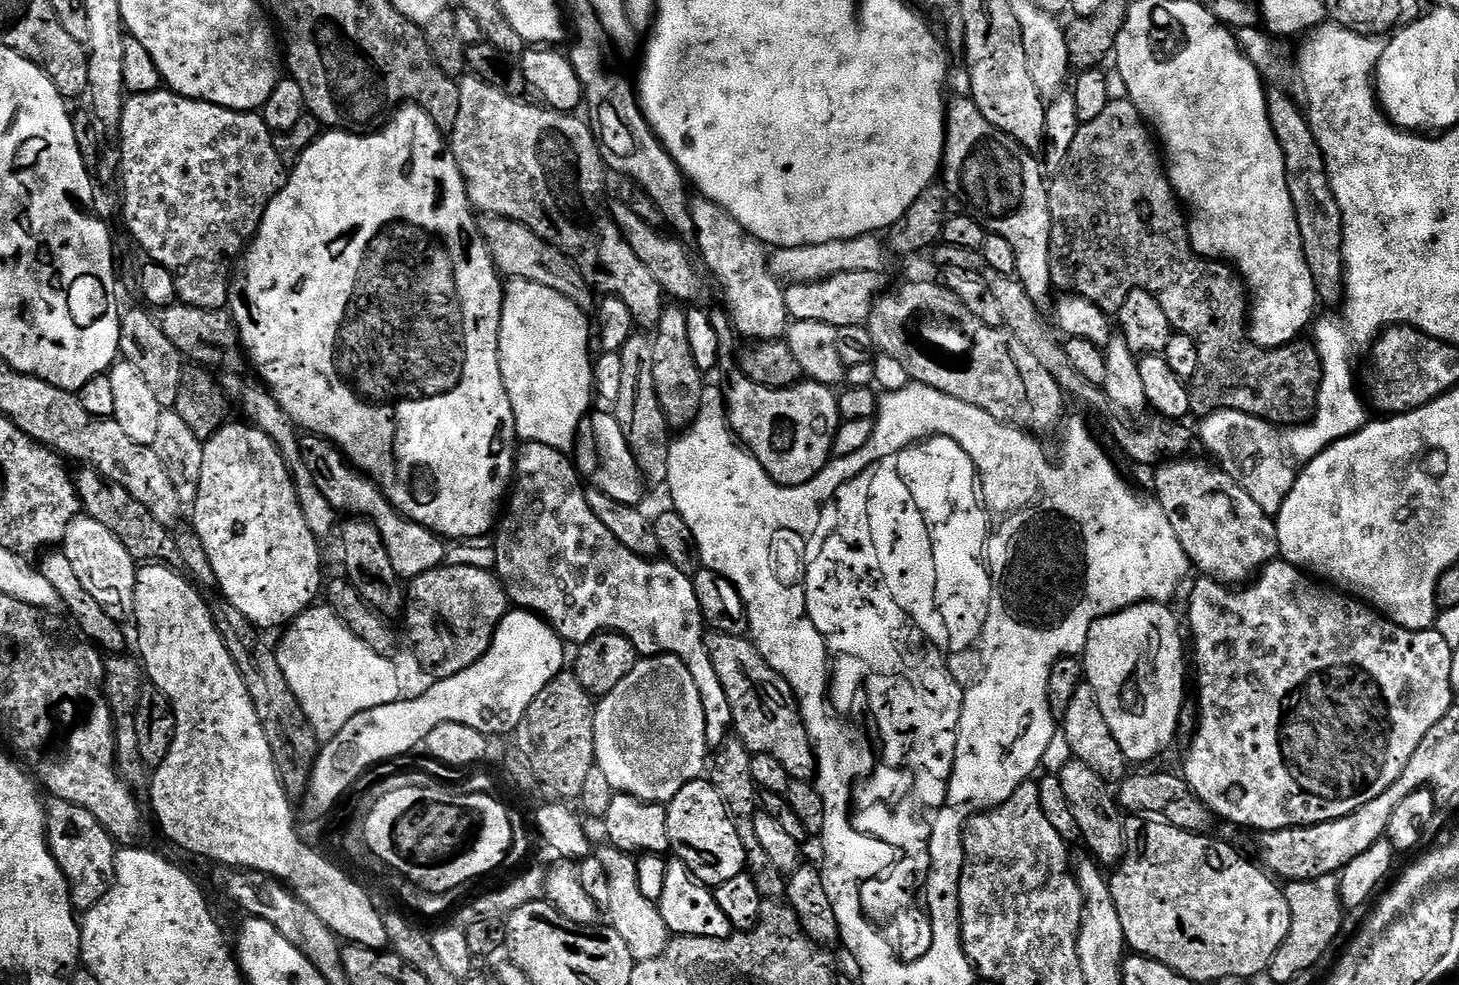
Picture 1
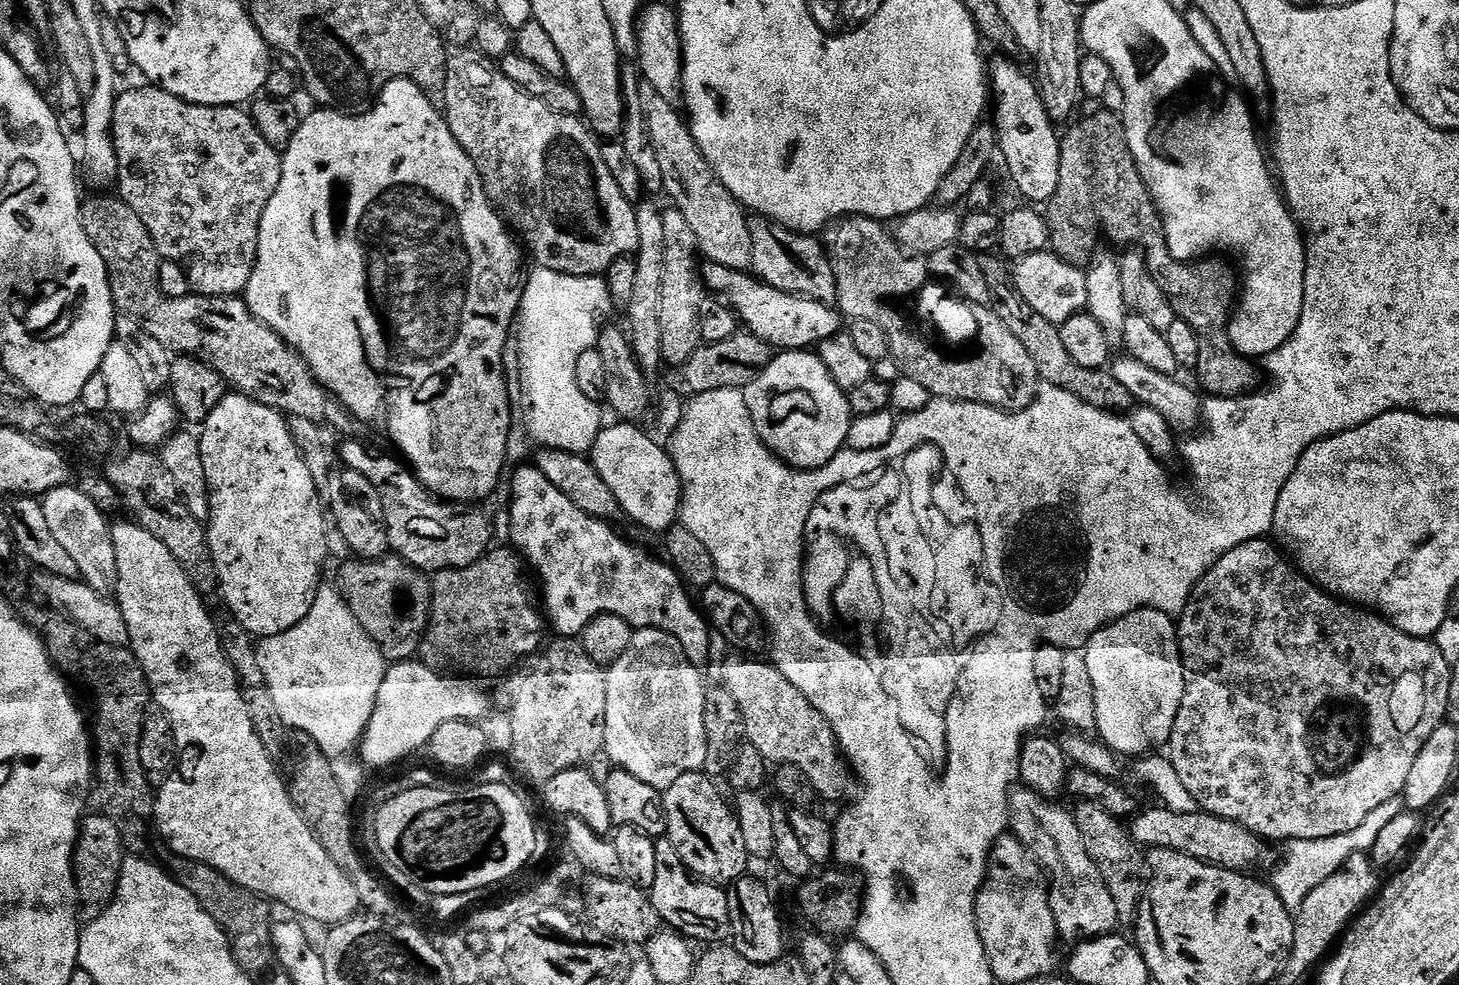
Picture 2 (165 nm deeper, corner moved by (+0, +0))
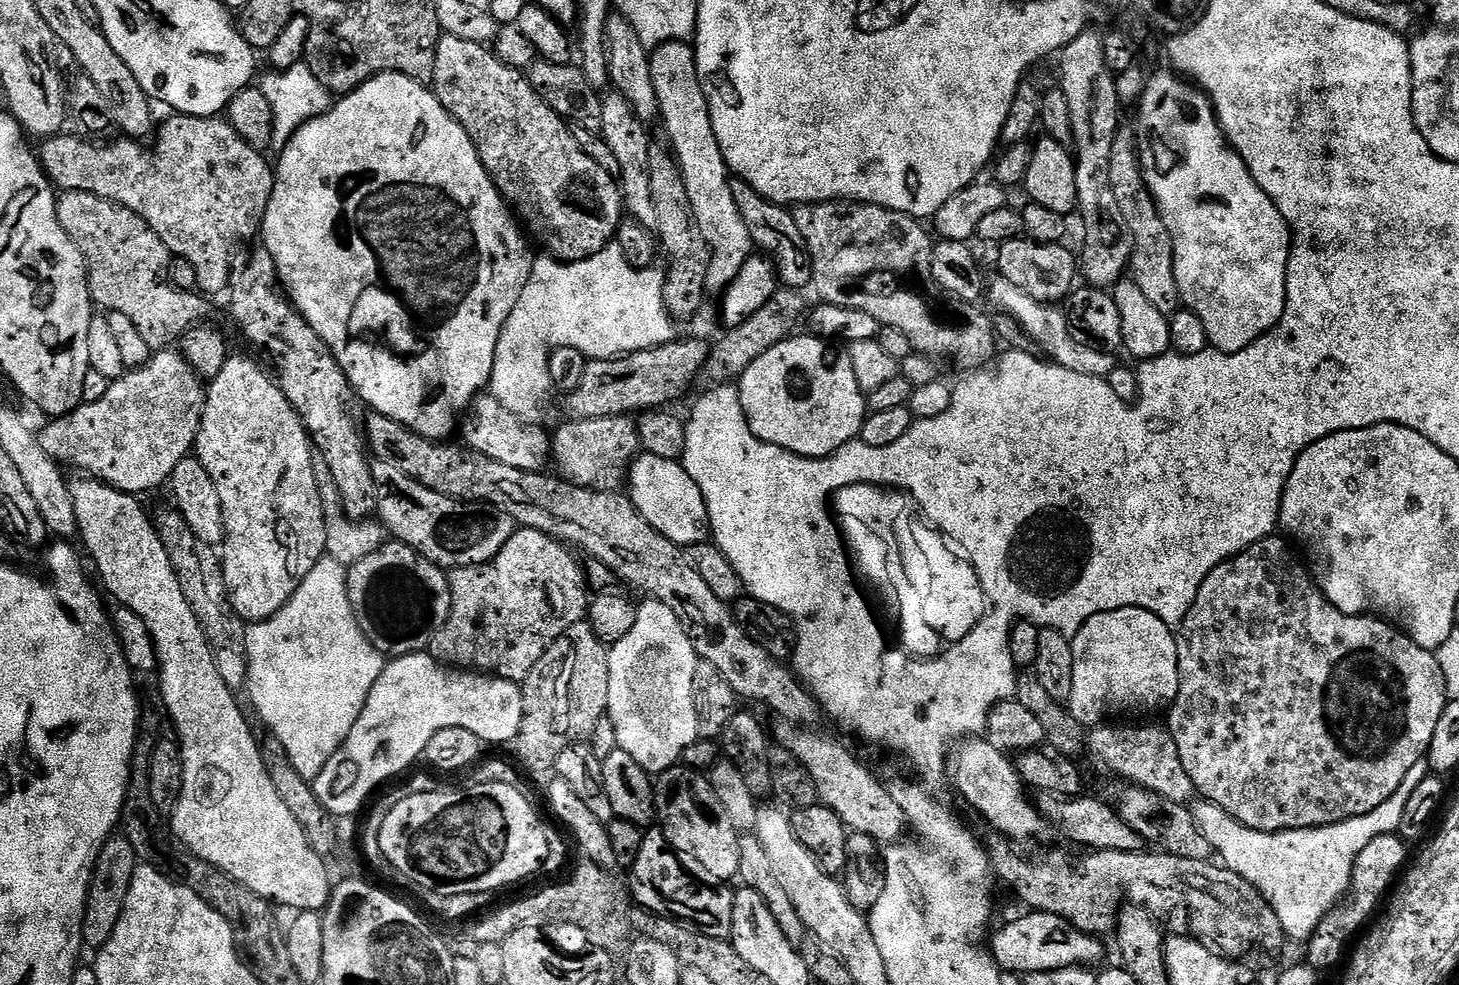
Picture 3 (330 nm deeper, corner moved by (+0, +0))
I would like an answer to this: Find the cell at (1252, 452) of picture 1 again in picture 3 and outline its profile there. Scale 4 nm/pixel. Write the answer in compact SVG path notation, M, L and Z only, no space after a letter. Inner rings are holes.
M998 274L994 276L994 279L992 277L989 279L986 286L986 298L996 308L995 311L1012 316L1026 330L1033 345L1041 347L1049 355L1047 357L1060 368L1086 377L1106 378L1110 374L1110 370L1114 370L1118 366L1115 355L1082 346L1081 343L1074 340L1069 332L1068 318L1063 309L1058 310L1057 305L1040 303L1036 299L1030 298L1004 276Z

